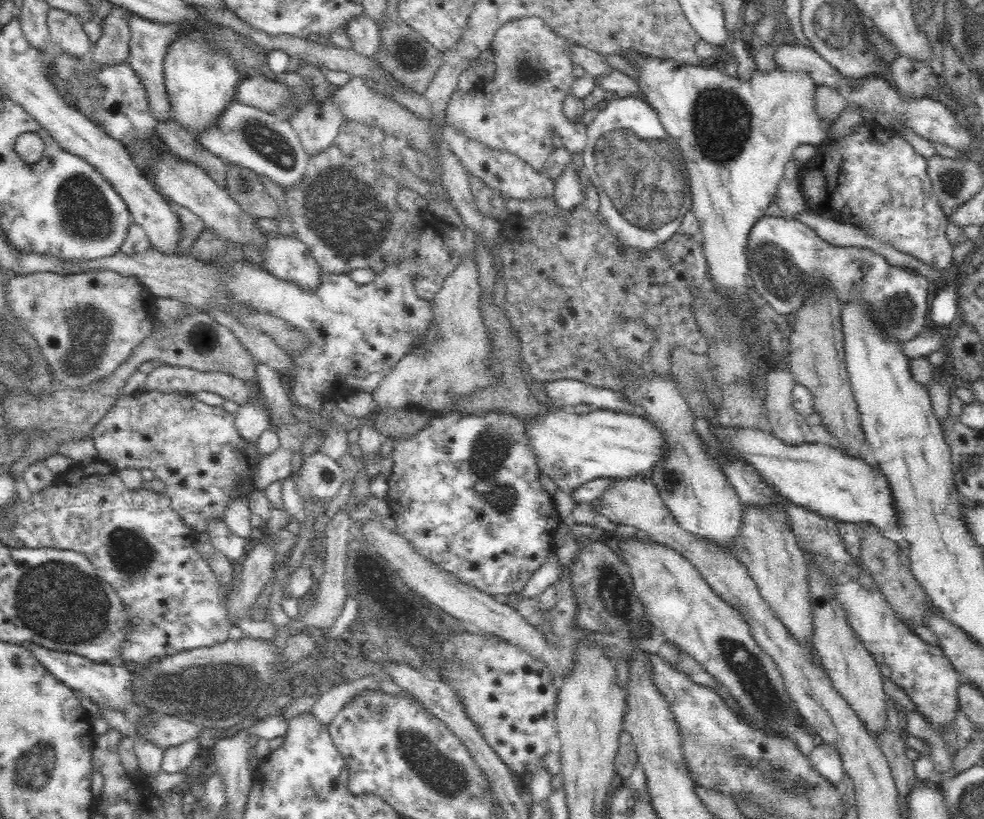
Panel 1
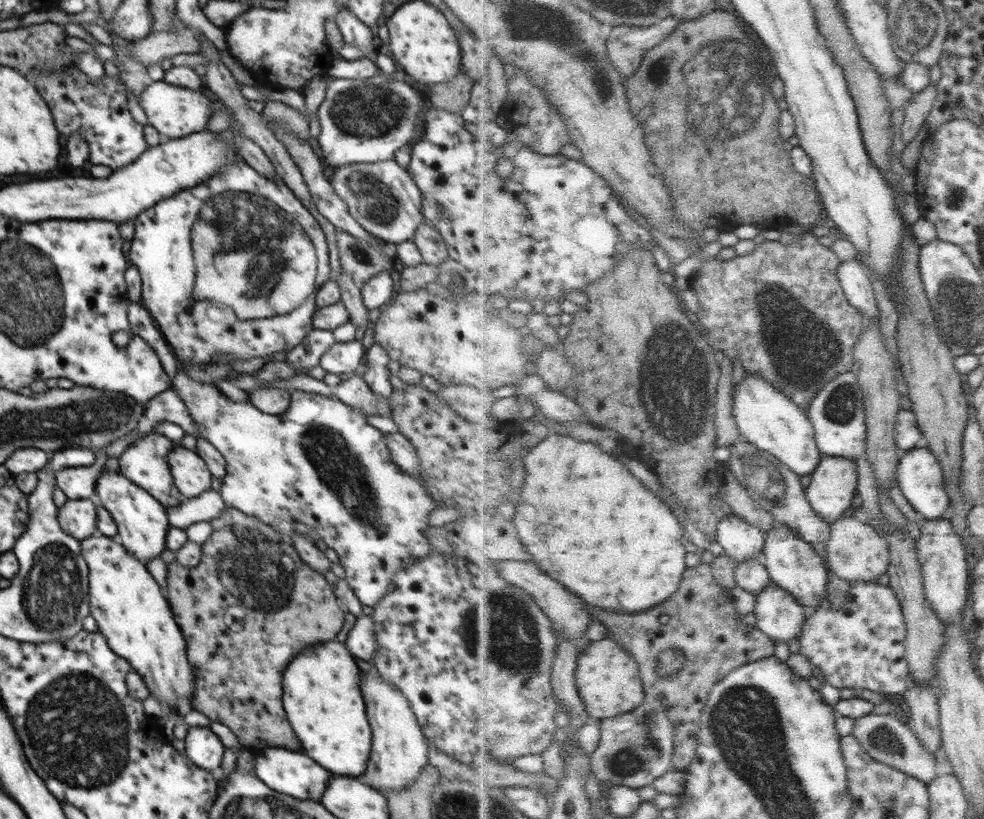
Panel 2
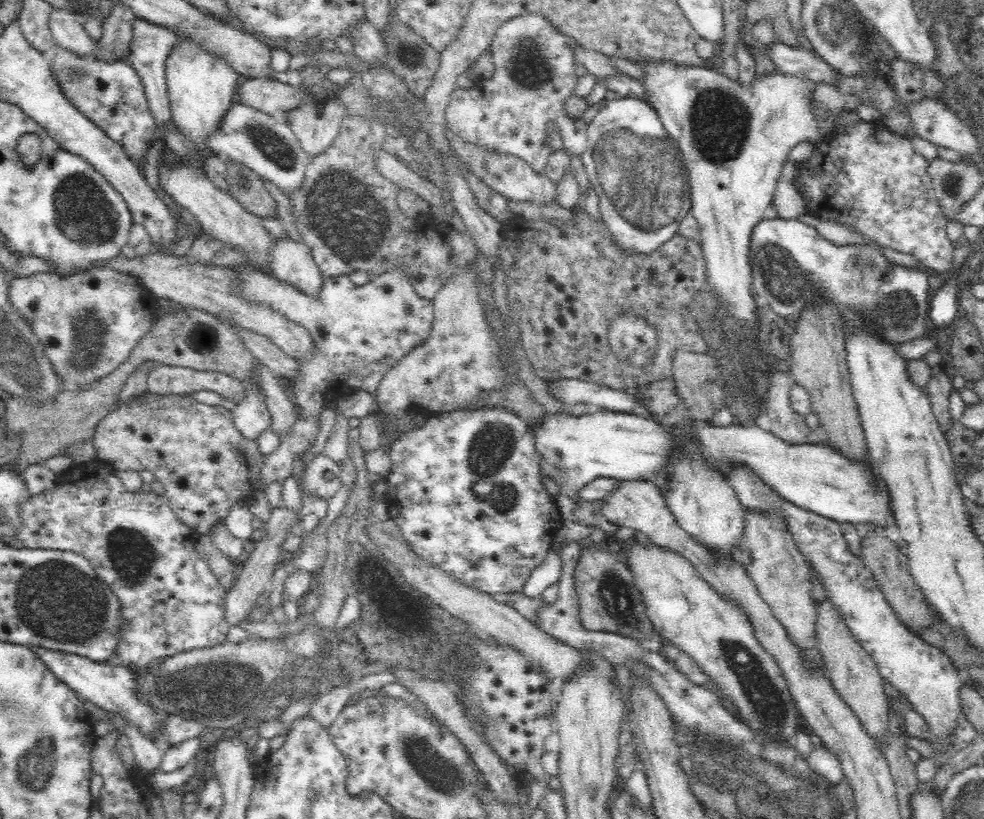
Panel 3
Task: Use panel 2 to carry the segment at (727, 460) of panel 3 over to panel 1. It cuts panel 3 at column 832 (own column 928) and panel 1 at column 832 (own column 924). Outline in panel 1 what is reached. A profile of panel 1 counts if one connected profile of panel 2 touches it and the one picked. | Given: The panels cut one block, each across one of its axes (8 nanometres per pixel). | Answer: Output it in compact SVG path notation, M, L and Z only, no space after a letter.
M726 426L716 434L706 429L699 436L705 441L705 448L714 453L720 463L720 449L730 449L732 453L745 457L765 483L780 492L788 502L836 521L871 523L881 531L892 527L900 530L900 513L889 478L858 456L850 456L836 447L817 442L787 445L771 431L736 431L734 427Z

